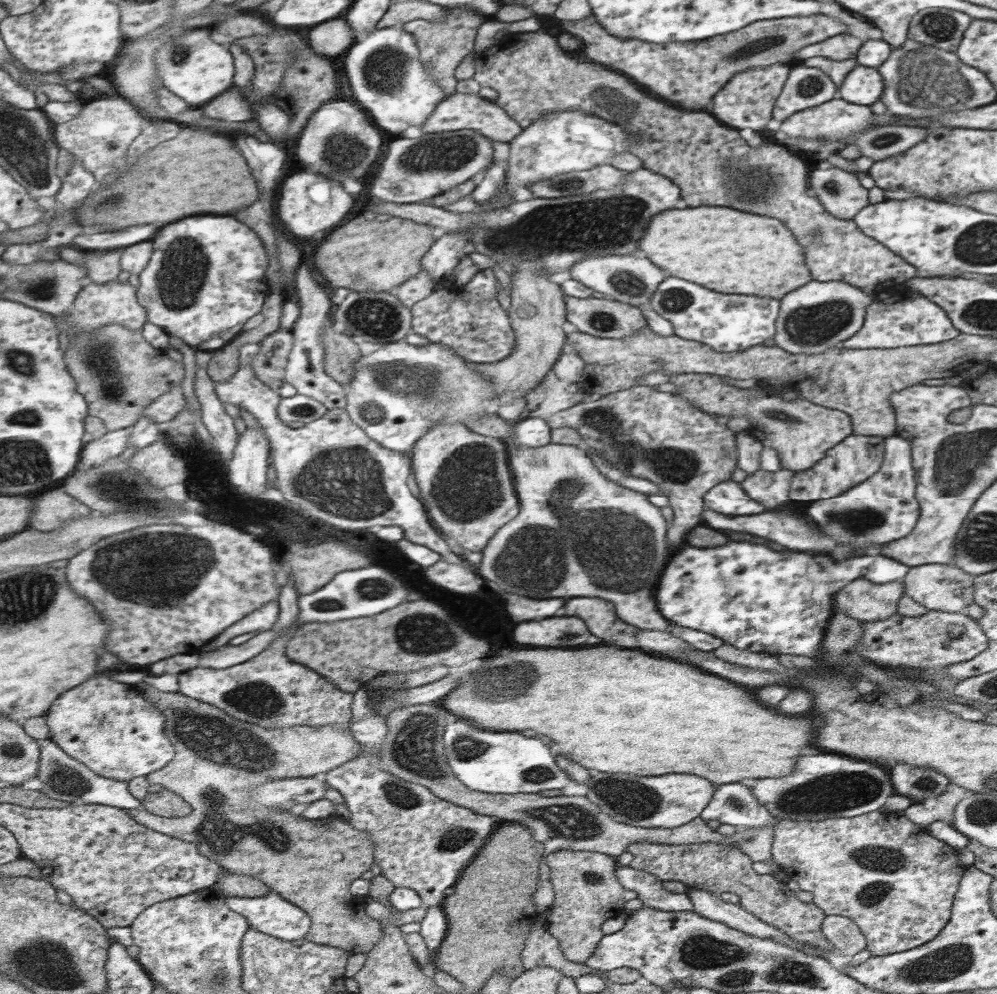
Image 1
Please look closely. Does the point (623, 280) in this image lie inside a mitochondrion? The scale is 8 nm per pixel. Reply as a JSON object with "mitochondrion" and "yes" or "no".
{"mitochondrion":"yes"}

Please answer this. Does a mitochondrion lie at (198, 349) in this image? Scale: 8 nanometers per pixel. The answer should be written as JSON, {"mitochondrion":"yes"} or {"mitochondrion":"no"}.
{"mitochondrion":"no"}

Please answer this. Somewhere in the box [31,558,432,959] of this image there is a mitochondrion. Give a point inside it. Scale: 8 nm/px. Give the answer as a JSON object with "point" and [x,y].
{"point":[206,736]}

